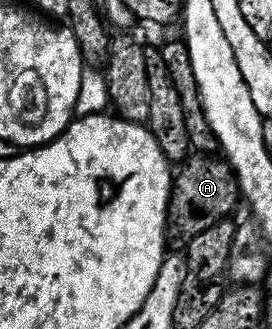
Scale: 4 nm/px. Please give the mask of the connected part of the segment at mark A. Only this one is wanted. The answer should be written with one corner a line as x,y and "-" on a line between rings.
195,152
181,162
180,168
170,186
170,202
166,204
166,236
178,247
185,247
200,231
229,218
240,194
234,168
221,156

